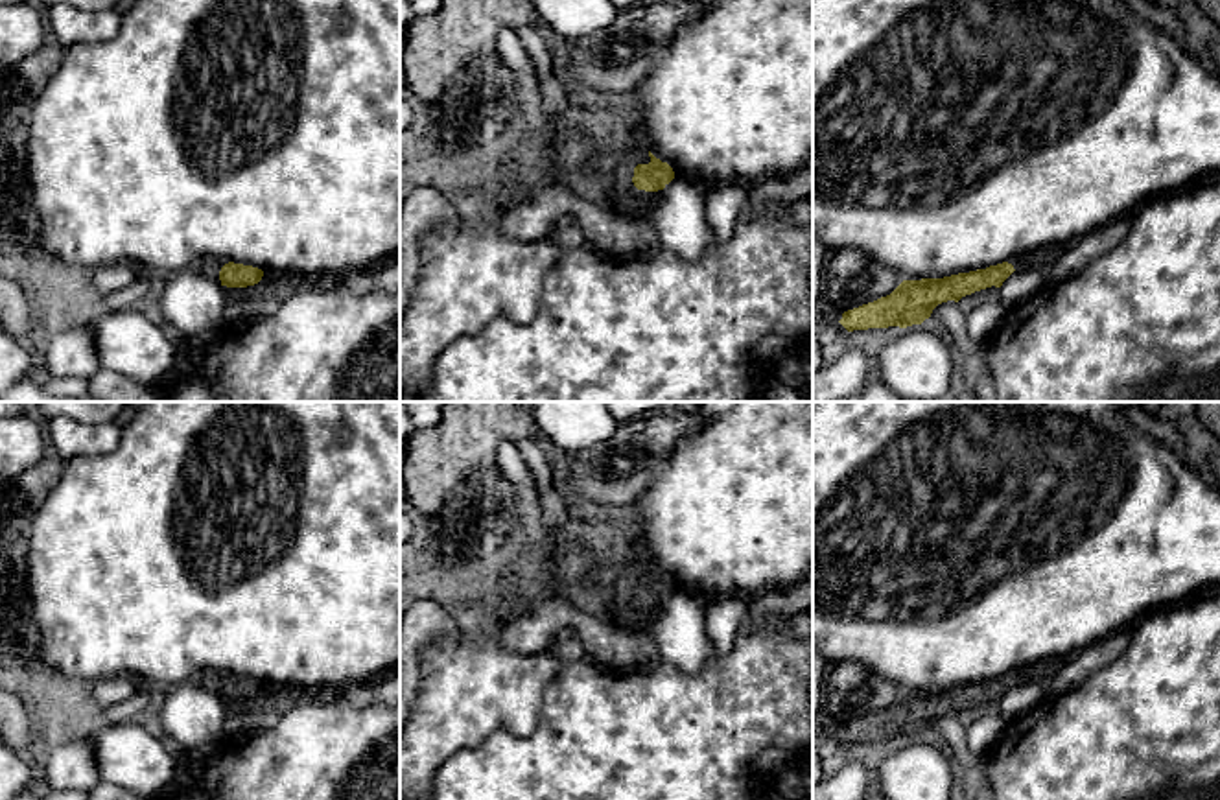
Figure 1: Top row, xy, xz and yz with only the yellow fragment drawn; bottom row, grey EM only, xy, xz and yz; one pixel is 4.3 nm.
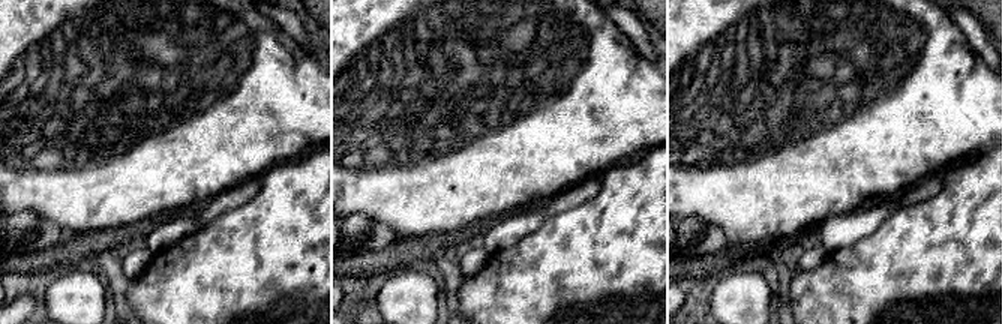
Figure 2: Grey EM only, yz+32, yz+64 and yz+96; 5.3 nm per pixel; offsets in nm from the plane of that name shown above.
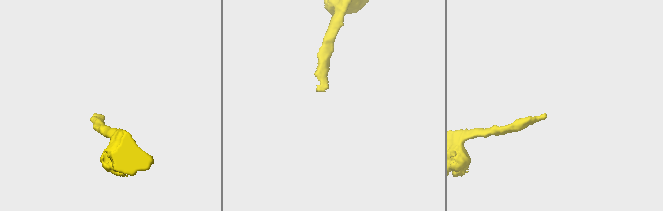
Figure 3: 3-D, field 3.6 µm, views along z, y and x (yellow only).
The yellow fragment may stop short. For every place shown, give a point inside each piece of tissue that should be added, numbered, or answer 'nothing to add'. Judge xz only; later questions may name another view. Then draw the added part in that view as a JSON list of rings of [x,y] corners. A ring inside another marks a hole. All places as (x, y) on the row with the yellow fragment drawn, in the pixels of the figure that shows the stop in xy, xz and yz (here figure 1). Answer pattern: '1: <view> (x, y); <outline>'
1: xz (627, 200); [[[634,136],[619,146],[610,164],[614,182],[612,210],[639,219],[651,219],[649,206],[656,192],[638,190],[632,182],[634,168],[649,162],[649,146],[641,138]]]

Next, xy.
1: xy (211, 266); [[[206,256],[197,264],[197,269],[206,275],[208,278],[216,280],[221,284],[219,280],[219,271],[221,267],[229,264],[229,260],[225,258],[216,258],[216,256]]]

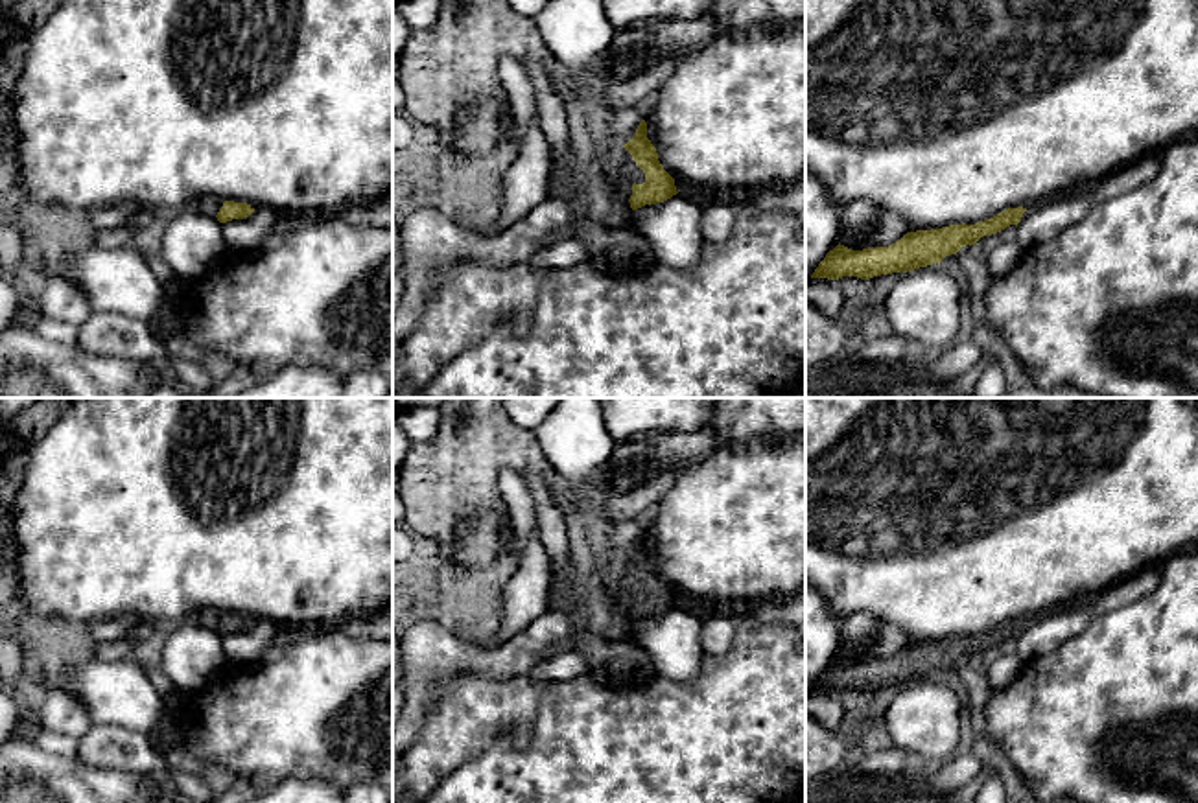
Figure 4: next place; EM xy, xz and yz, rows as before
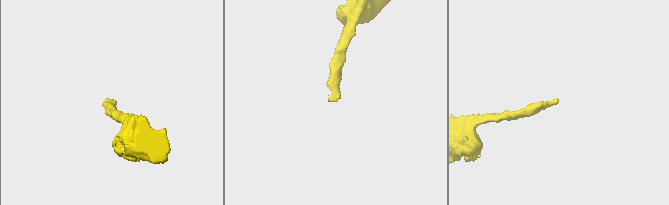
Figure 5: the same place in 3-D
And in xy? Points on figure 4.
1: xy (209, 205); [[[203,195],[197,203],[195,203],[195,208],[208,215],[208,217],[214,217],[217,219],[217,212],[219,208],[223,206],[225,199],[223,197],[216,197],[216,195]]]

